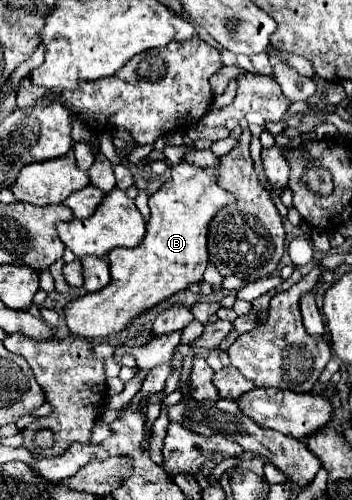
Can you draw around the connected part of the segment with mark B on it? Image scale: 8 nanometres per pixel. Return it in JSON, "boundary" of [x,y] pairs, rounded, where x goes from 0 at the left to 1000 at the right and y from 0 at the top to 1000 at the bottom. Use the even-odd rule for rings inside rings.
{"boundary":[[[526,320],[491,332],[486,348],[486,364],[423,400],[429,440],[406,484],[372,500],[321,496],[321,504],[310,504],[315,564],[293,580],[224,592],[185,612],[185,648],[202,668],[236,676],[304,676],[338,668],[395,628],[577,560],[577,544],[594,528],[594,440],[622,416],[662,404],[662,388],[622,376],[582,336]]]}

